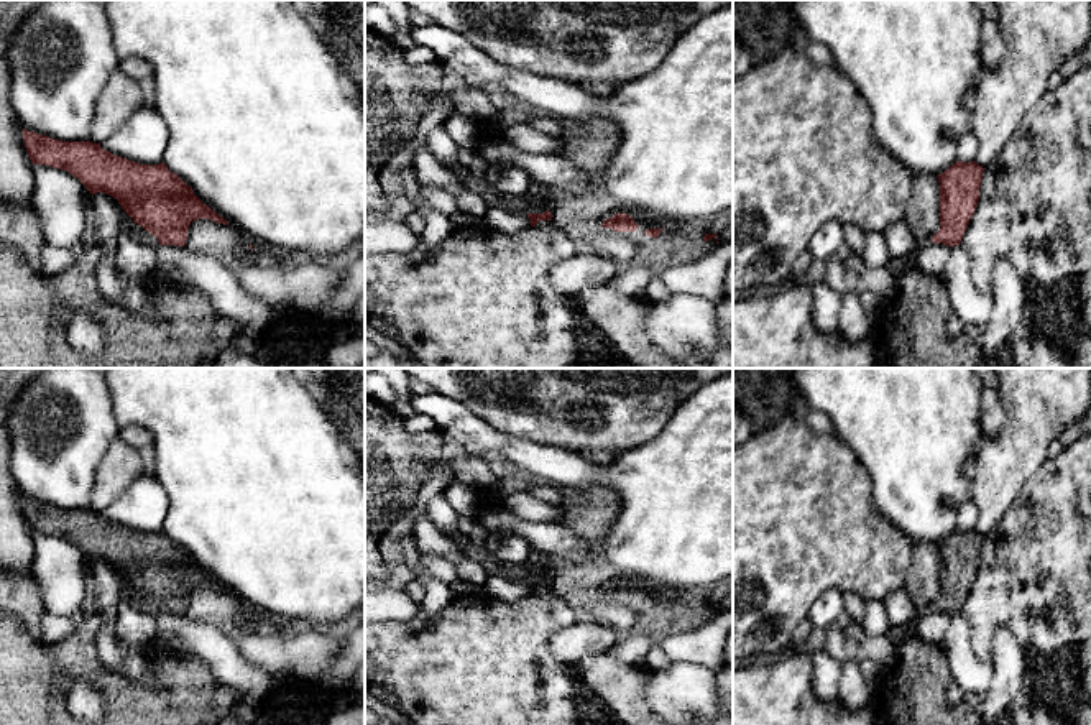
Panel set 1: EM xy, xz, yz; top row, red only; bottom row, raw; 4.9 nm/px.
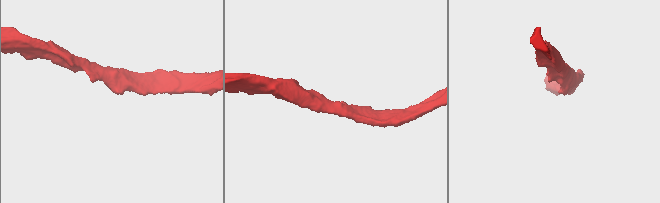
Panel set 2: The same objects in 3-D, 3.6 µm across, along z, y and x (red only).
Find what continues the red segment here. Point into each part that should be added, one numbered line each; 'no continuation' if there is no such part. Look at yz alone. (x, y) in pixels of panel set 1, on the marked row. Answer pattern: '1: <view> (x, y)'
no continuation

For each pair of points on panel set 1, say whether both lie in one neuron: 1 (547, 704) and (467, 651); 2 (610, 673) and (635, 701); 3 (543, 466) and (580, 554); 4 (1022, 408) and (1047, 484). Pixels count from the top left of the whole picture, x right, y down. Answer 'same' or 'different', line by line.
1: same
2: same
3: different
4: different

